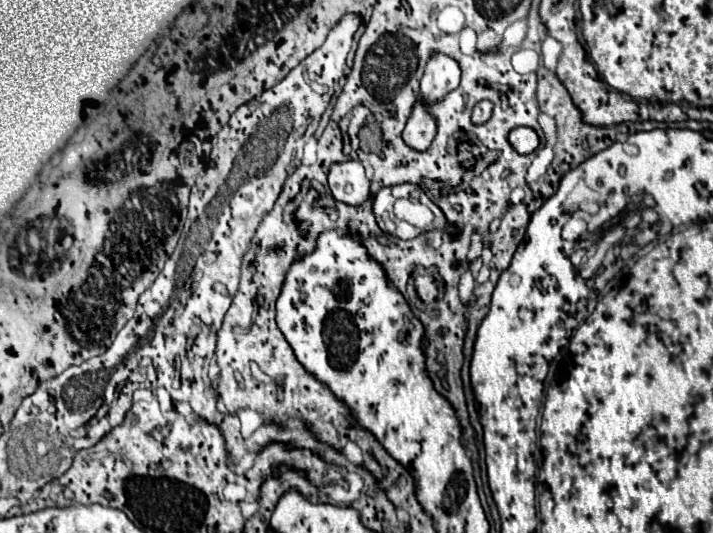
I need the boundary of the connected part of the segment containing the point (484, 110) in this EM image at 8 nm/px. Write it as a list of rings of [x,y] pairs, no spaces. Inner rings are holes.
[[[480,101],[476,107],[474,107],[474,113],[472,113],[472,119],[476,119],[474,123],[484,123],[488,121],[492,115],[492,103],[490,101]]]

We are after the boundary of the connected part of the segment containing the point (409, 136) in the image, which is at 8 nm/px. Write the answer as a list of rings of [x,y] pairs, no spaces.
[[[422,105],[414,107],[414,113],[408,119],[402,137],[410,149],[426,151],[430,147],[432,139],[436,137],[436,121],[434,117],[430,117],[430,113],[426,113],[426,107]]]

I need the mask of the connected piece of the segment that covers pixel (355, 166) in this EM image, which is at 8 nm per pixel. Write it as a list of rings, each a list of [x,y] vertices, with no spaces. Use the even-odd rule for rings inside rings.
[[[360,161],[334,163],[328,173],[328,185],[334,199],[350,205],[364,203],[366,195],[370,195],[370,181],[366,179]]]

